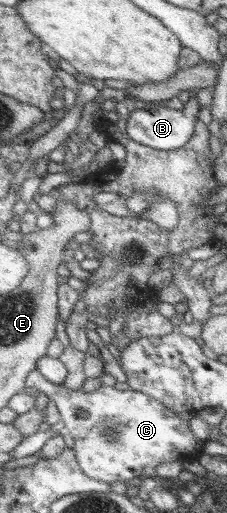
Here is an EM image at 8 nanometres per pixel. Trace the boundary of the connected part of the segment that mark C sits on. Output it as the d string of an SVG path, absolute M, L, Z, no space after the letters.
M36 368L26 377L27 391L37 392L41 390L54 402L55 410L60 414L64 423L64 432L74 438L74 451L77 466L82 473L94 480L112 484L112 482L124 482L126 484L137 483L145 476L144 468L155 468L170 462L190 462L197 464L203 452L204 442L198 439L190 430L189 415L180 416L176 411L165 407L159 400L150 398L147 394L130 389L116 389L102 385L92 392L84 392L80 389L71 390L64 384L52 384L48 382Z

